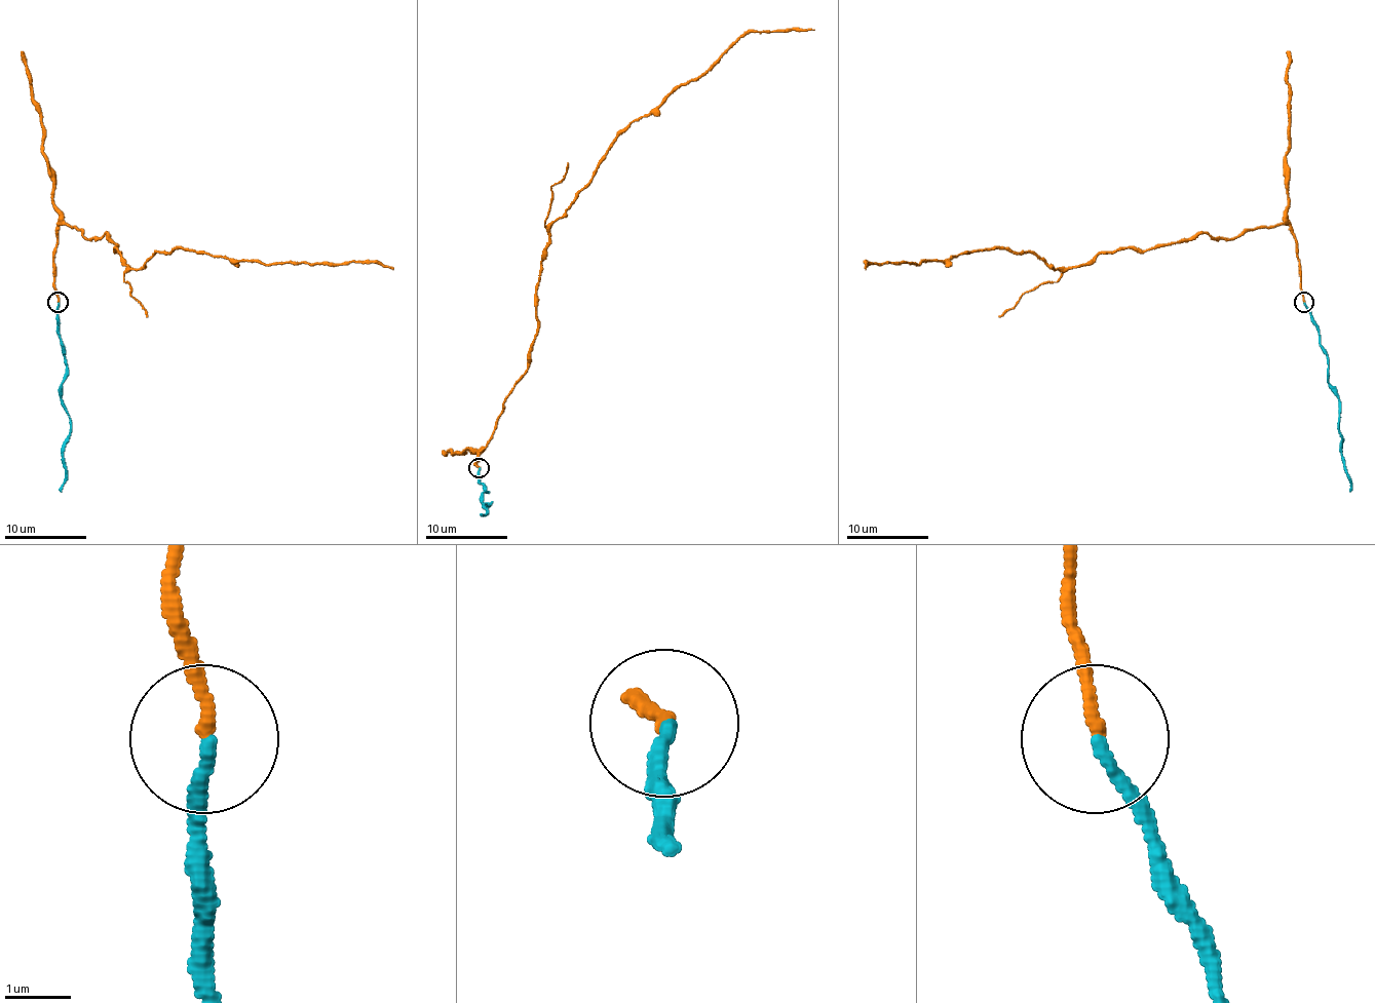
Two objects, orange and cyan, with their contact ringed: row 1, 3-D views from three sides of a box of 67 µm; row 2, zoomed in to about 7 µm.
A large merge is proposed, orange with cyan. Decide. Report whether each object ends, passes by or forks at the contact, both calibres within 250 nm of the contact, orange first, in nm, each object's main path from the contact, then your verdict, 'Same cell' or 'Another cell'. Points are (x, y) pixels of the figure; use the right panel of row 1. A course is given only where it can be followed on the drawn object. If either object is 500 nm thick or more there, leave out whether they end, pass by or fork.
At the ring orange ends. At the ring cyan ends. Thickness 190 nm (orange) against 200 nm. Course of orange: (1304, 302), (1286, 224), (1117, 248), (1055, 269), (1032, 253), (993, 248), (919, 265), (866, 261), (866, 269). Course of cyan: (1304, 302), (1329, 365), (1329, 388), (1337, 398), (1343, 470), (1349, 479), (1349, 492). Same cell

